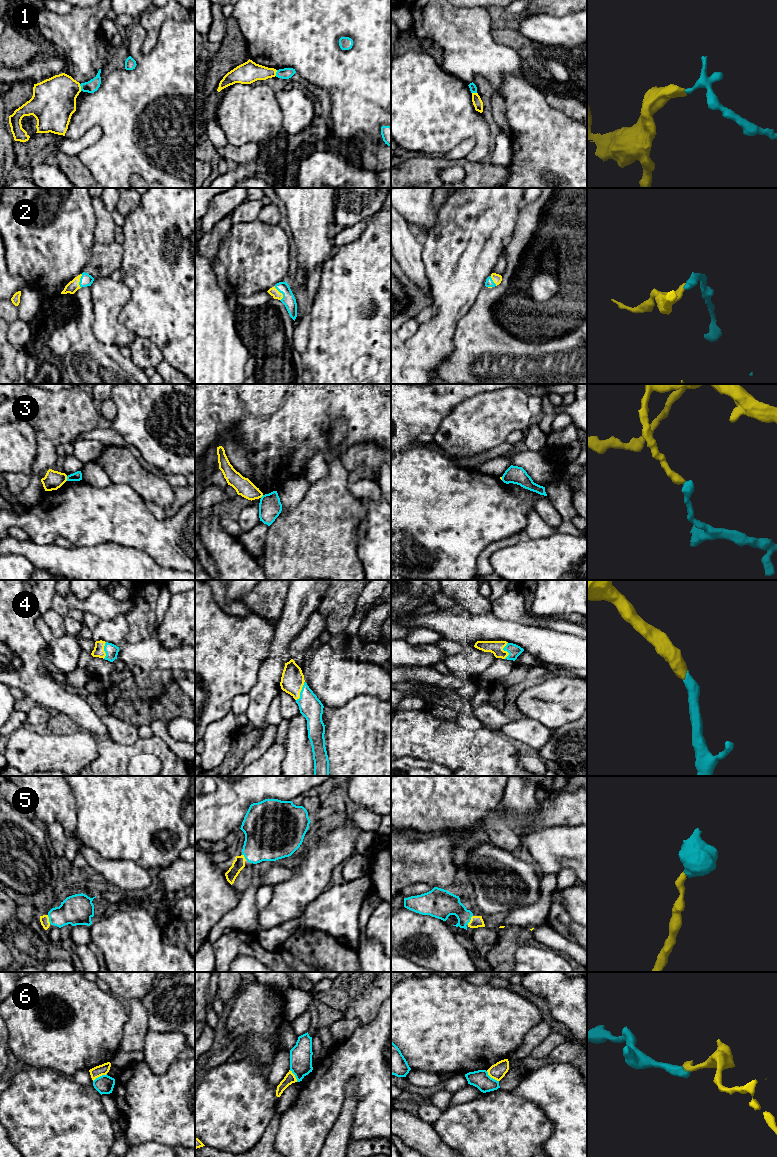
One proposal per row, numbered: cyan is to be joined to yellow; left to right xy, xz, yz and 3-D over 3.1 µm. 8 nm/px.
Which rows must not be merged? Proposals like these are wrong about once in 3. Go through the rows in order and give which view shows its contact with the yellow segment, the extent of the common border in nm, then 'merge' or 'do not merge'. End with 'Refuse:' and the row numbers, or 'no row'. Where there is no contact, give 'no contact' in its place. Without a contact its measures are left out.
1: meets yellow in xy; contact 60 nm long; do not merge
2: meets yellow in xz; contact 130 nm long; merge
3: meets yellow in xy; contact 40 nm long; do not merge
4: meets yellow in xz; contact 170 nm long; merge
5: meets yellow in yz; contact 90 nm long; merge
6: meets yellow in yz; contact 130 nm long; do not merge
Refuse: 1, 3, 6

